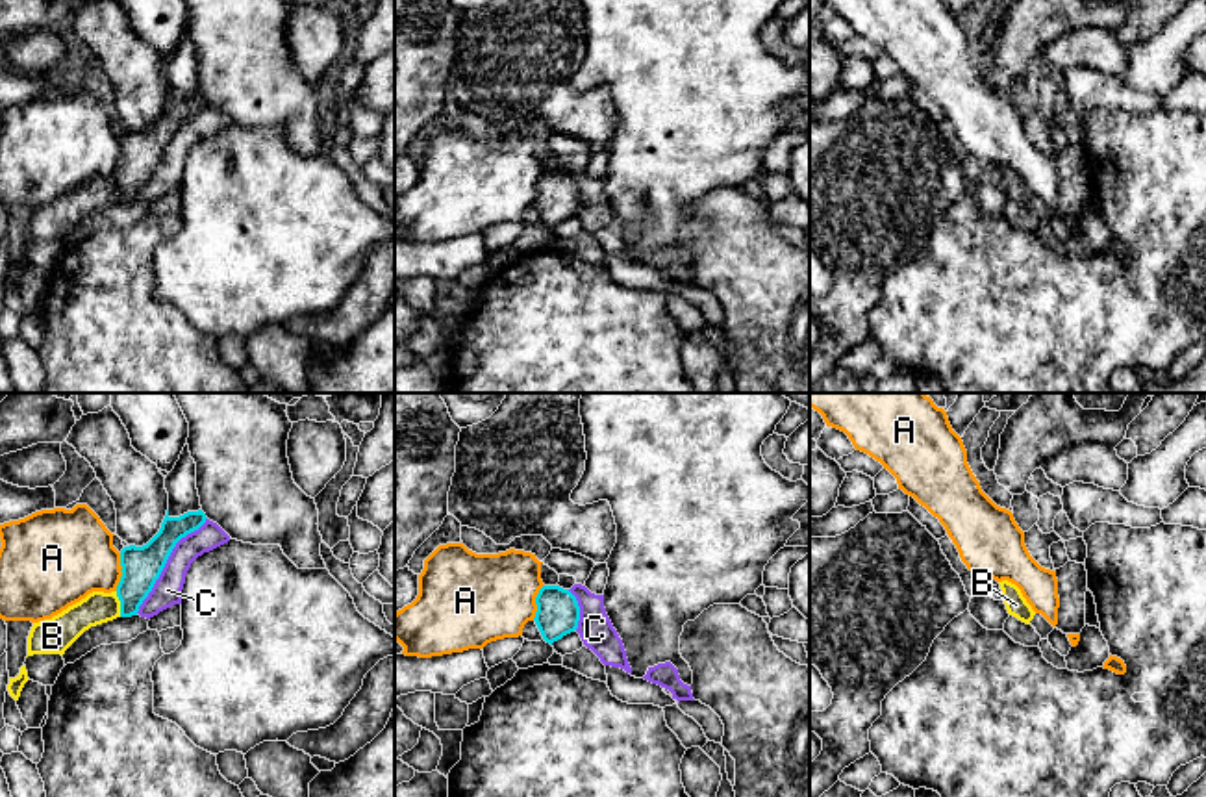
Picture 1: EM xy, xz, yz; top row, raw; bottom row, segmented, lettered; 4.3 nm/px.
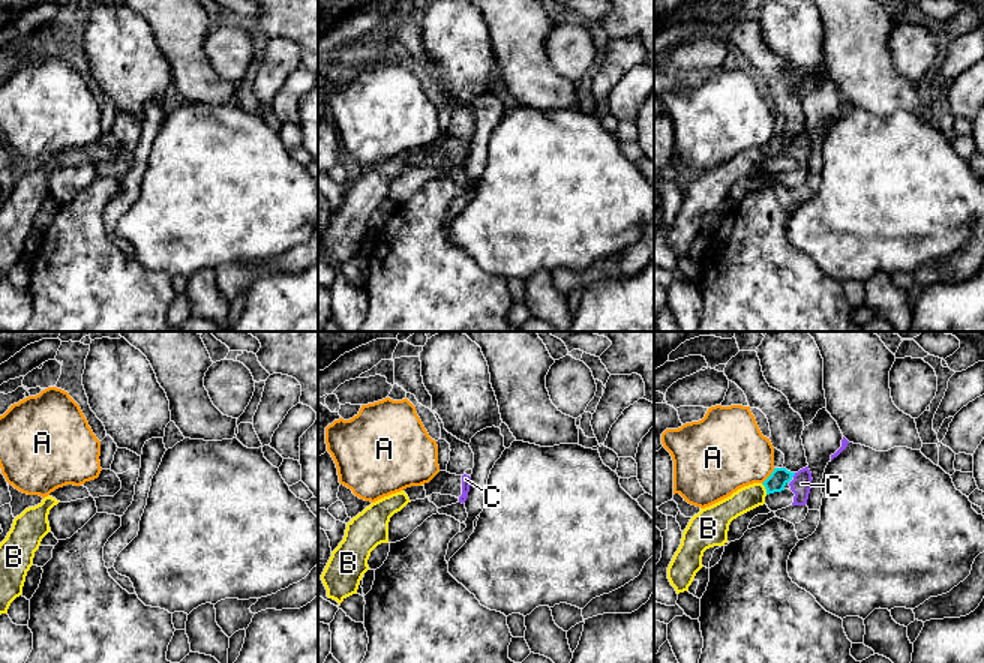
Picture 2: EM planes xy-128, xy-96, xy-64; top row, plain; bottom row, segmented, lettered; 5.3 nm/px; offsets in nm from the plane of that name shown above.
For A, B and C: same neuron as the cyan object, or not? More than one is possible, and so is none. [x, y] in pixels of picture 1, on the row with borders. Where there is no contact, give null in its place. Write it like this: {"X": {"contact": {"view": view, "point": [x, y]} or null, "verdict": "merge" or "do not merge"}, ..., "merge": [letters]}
{"A": {"contact": {"view": "xy", "point": [121, 569]}, "verdict": "do not merge"}, "B": {"contact": {"view": "xy", "point": [121, 605]}, "verdict": "merge"}, "C": {"contact": {"view": "xy", "point": [165, 562]}, "verdict": "do not merge"}, "merge": ["B"]}

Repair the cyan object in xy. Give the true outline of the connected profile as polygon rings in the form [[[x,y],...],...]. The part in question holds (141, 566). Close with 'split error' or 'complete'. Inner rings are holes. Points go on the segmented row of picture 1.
[[[167,510],[159,532],[146,545],[130,545],[120,550],[122,576],[115,591],[93,591],[52,619],[33,623],[28,636],[28,656],[63,656],[91,626],[117,617],[137,615],[139,606],[152,591],[176,543],[198,530],[206,519],[202,510],[187,512],[180,517],[170,517]]]; split error

